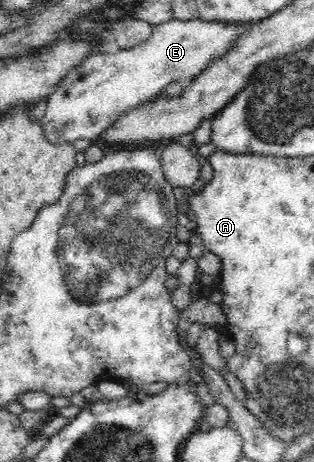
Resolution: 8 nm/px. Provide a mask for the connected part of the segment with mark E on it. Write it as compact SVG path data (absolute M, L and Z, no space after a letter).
M201 18L182 21L172 19L153 26L153 32L143 44L113 52L95 52L82 64L74 66L62 80L56 84L54 92L48 96L47 109L41 120L42 130L48 142L64 144L76 140L91 140L95 142L101 132L107 131L121 116L129 110L135 109L140 103L156 97L170 82L192 82L207 66L216 59L222 58L254 23L224 24L223 22L208 22Z

